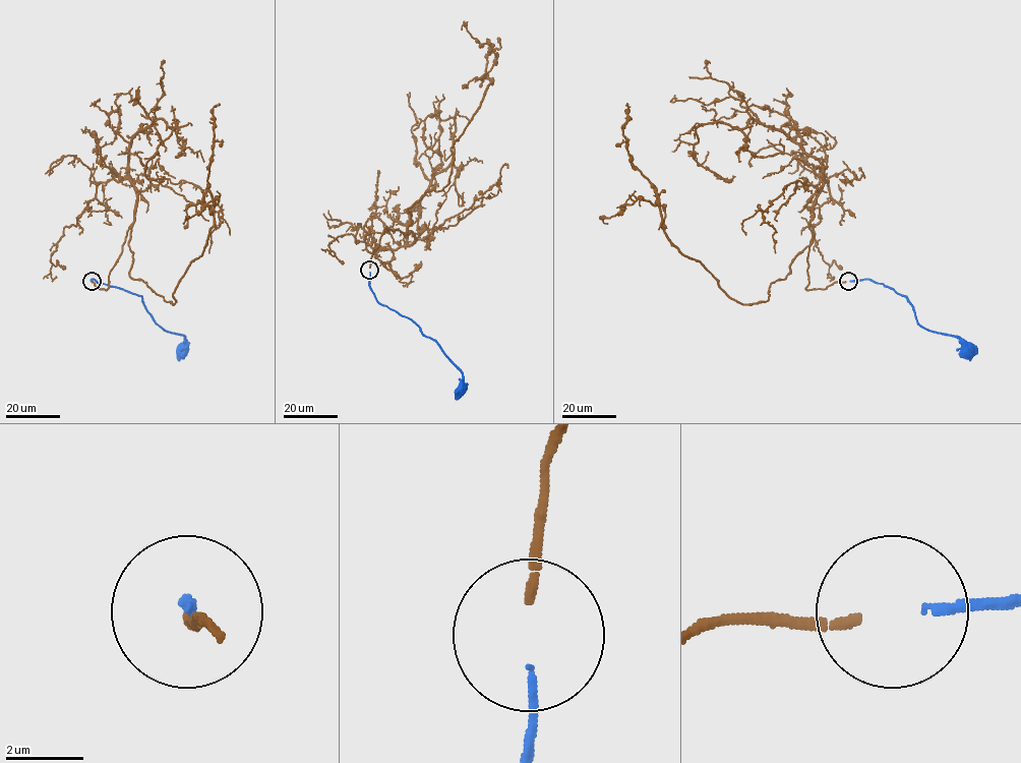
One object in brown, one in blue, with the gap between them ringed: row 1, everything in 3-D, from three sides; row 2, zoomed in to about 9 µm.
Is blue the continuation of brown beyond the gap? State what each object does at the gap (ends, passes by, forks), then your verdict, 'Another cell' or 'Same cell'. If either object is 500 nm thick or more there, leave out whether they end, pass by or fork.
At the ring brown ends. At the ring blue ends. Same cell

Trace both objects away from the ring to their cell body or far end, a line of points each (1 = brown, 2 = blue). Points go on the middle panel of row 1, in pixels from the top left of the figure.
1: (369, 268), (385, 228), (409, 233), (408, 209), (447, 183), (491, 83), (493, 49), (462, 30)
2: (370, 272), (370, 289), (375, 299), (410, 318), (424, 335), (437, 343), (462, 372), (462, 390)

